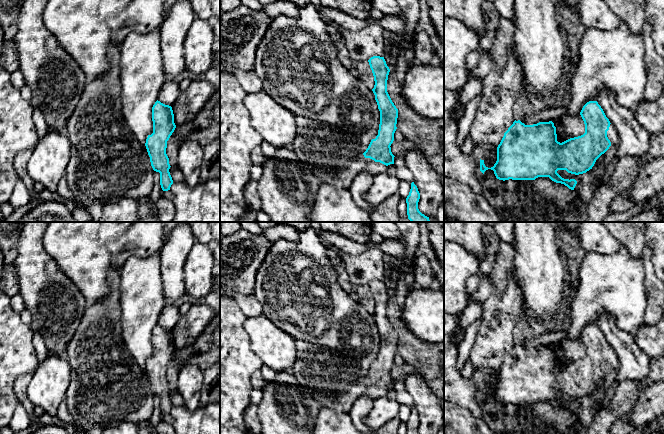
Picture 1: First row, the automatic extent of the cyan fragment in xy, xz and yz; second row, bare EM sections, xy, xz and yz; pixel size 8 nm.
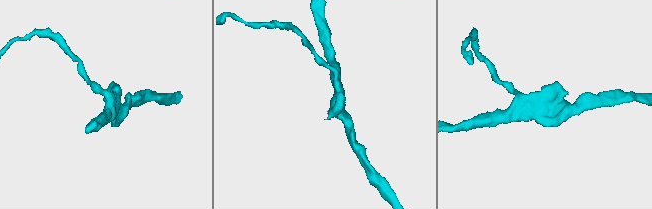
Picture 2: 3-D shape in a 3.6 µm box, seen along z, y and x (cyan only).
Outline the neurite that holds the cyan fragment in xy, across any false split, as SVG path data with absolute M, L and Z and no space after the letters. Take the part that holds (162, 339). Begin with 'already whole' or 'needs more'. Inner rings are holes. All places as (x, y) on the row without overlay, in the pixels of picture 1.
already whole | M156 325L152 331L153 357L146 363L146 373L154 395L160 397L160 409L163 415L170 414L173 408L166 378L167 365L174 356L174 338L172 331Z

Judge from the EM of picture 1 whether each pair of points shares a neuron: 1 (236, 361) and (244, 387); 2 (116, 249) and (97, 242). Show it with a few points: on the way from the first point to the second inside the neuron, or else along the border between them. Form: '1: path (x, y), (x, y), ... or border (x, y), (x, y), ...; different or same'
1: path (236, 367), (236, 379), (238, 381); same
2: border (109, 255), (111, 261); different

